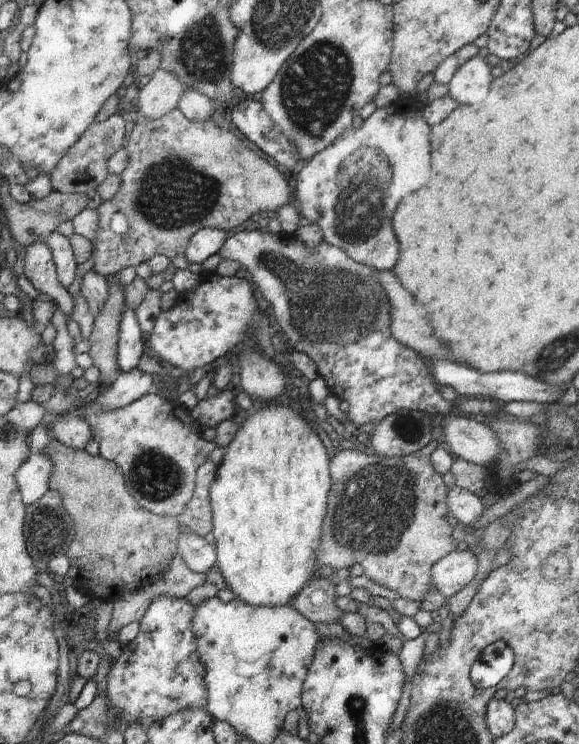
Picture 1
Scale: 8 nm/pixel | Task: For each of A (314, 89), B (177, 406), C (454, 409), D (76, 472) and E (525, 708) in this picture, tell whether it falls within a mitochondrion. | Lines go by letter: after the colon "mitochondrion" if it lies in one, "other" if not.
A: mitochondrion
B: other
C: other
D: other
E: other

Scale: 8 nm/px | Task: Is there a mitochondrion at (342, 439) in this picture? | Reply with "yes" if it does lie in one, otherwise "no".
no

